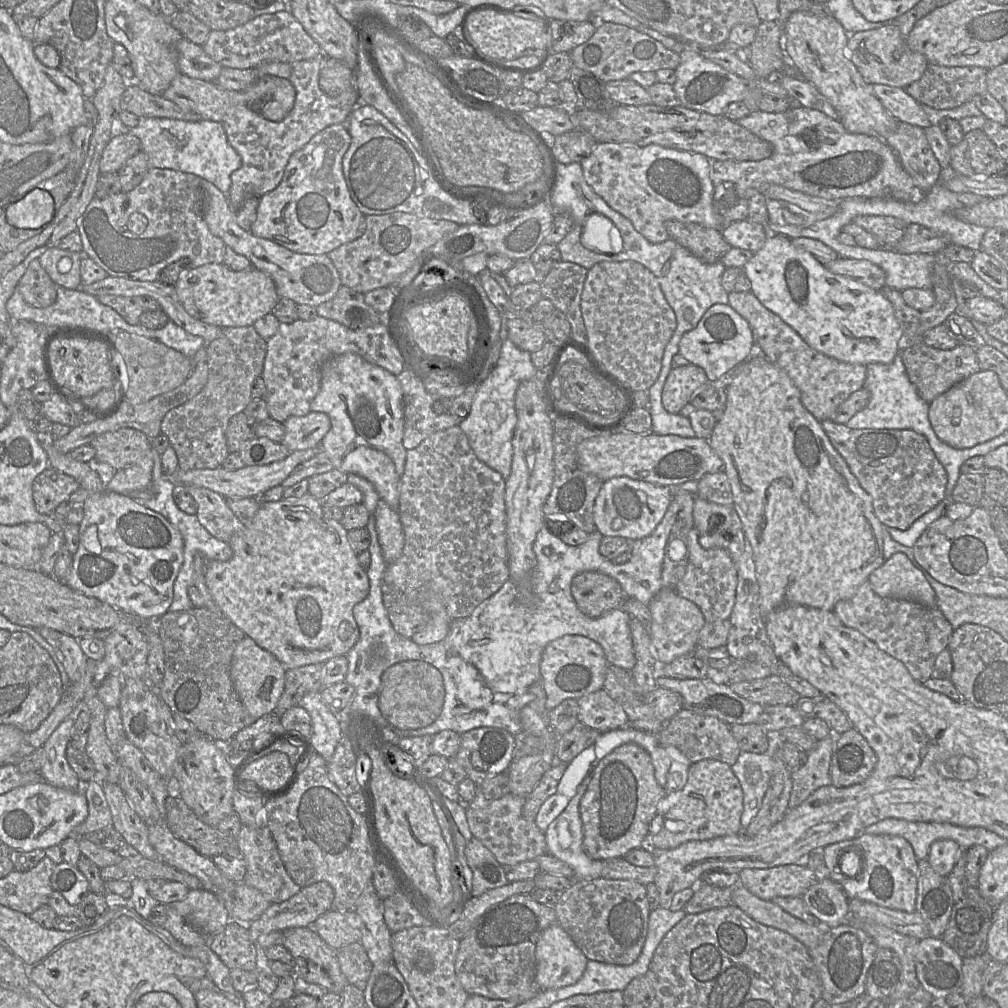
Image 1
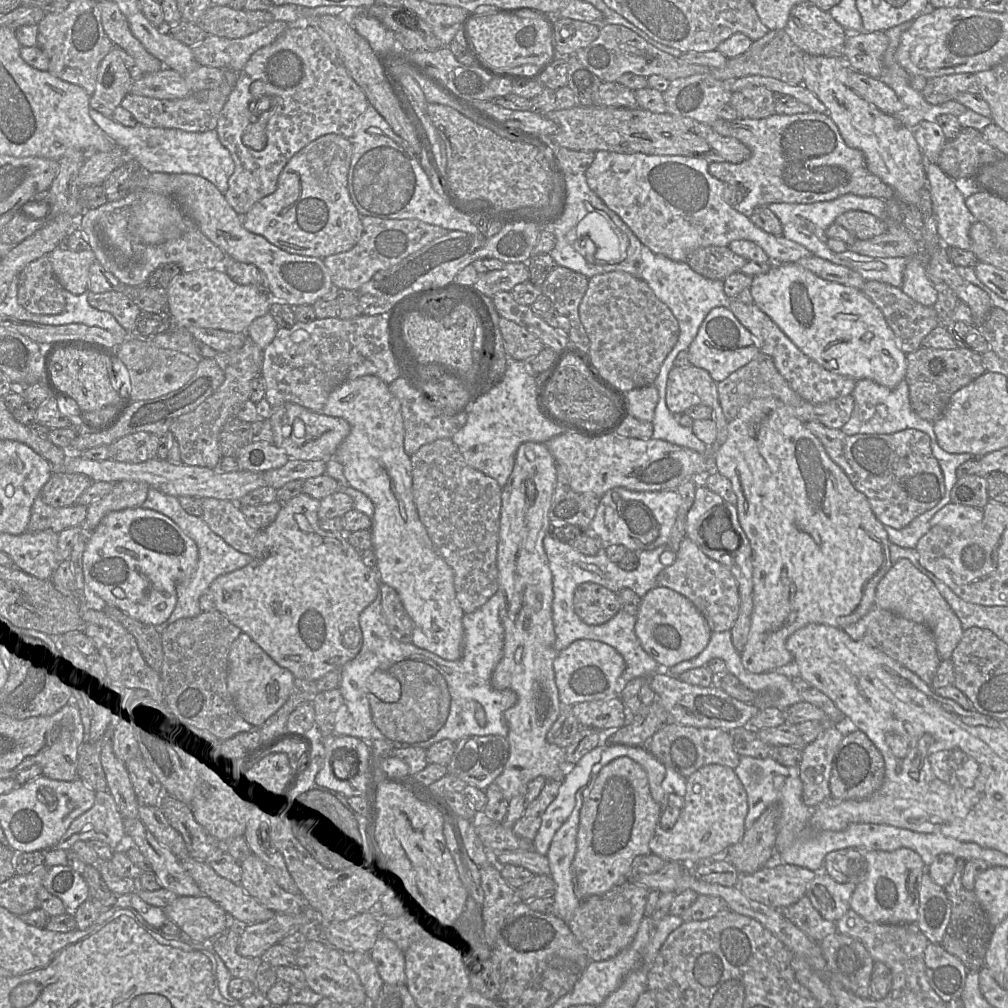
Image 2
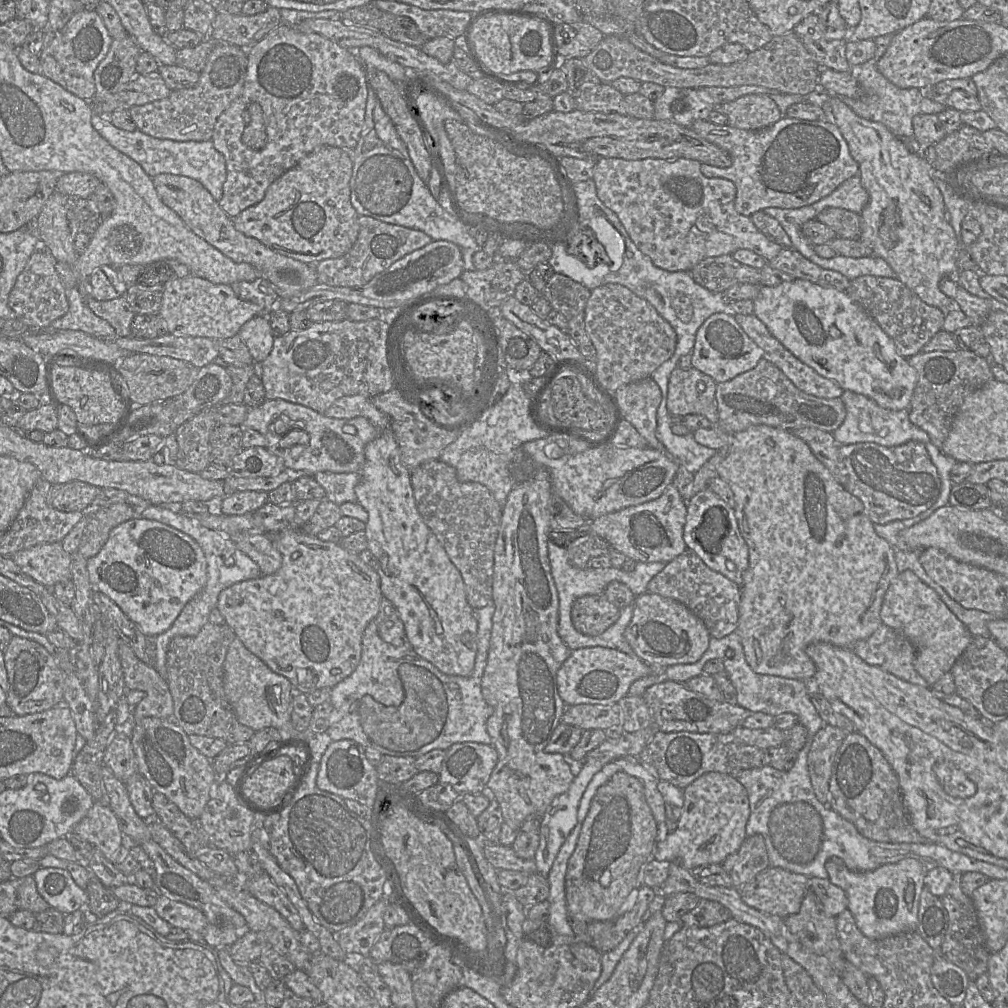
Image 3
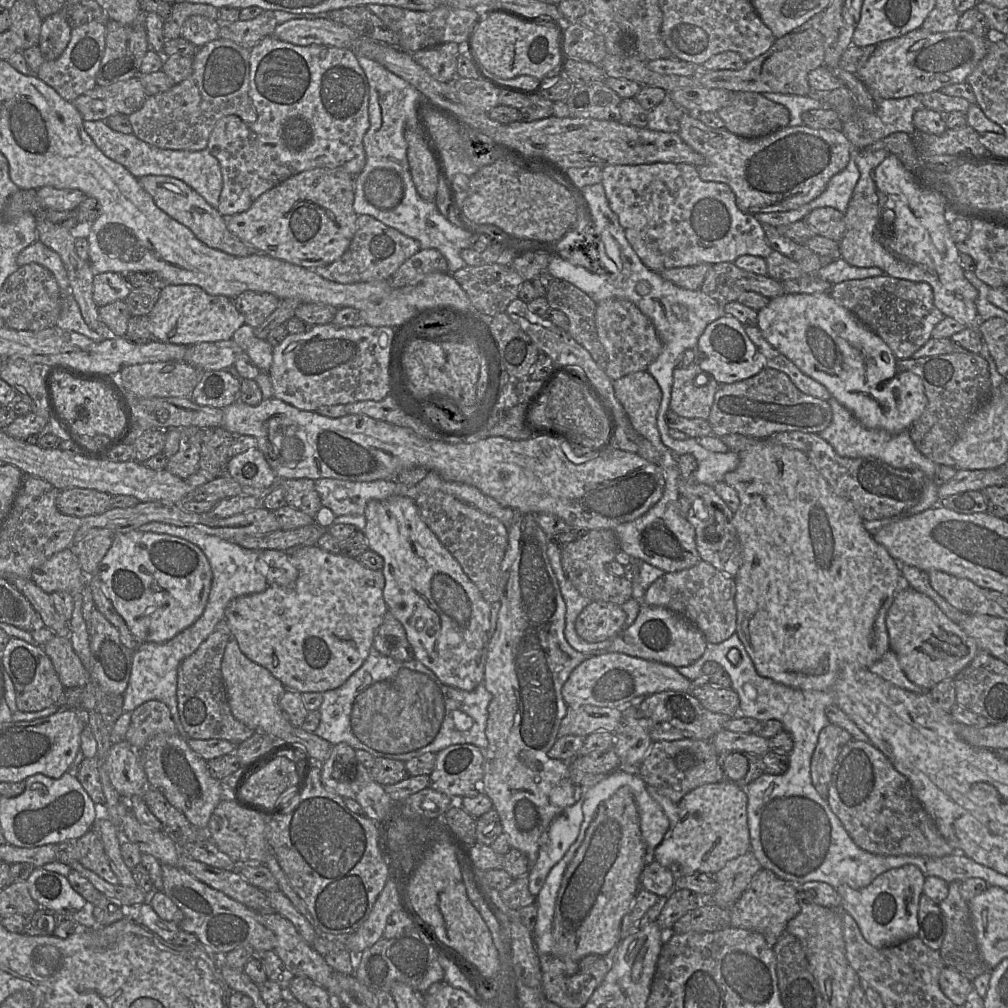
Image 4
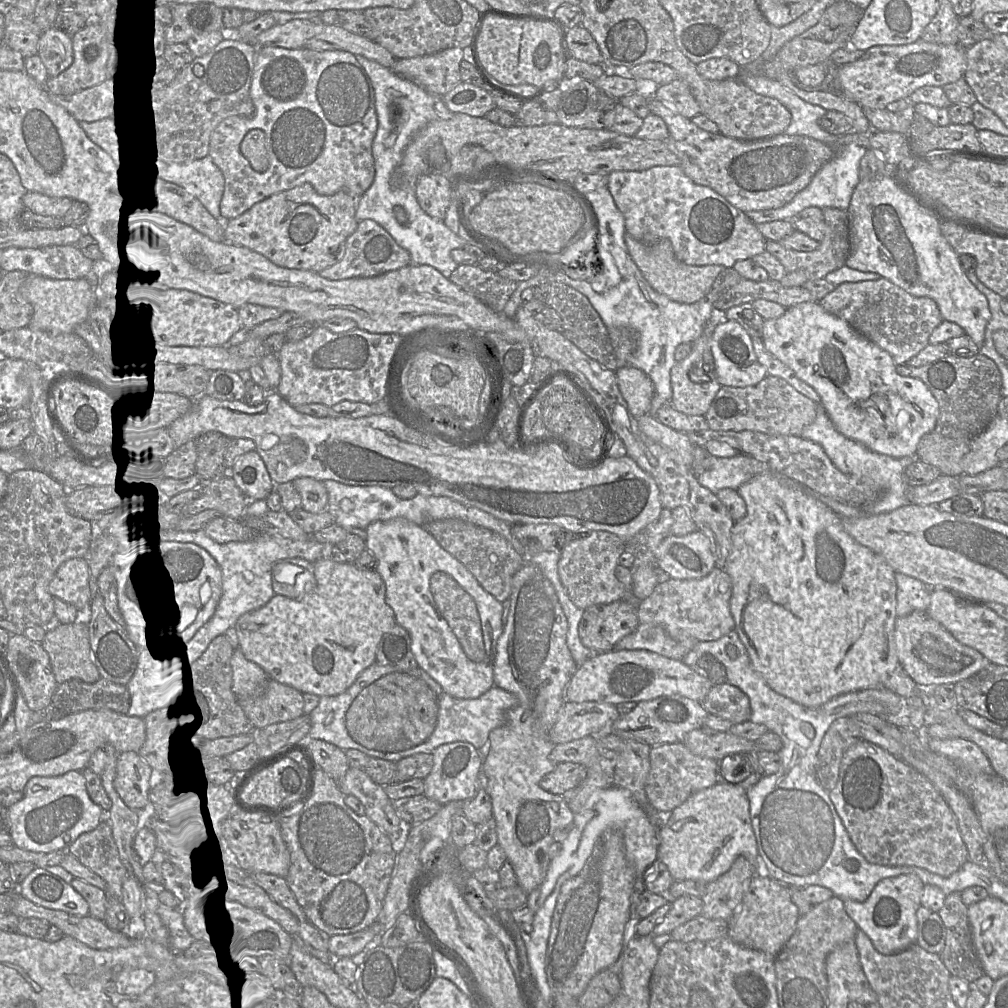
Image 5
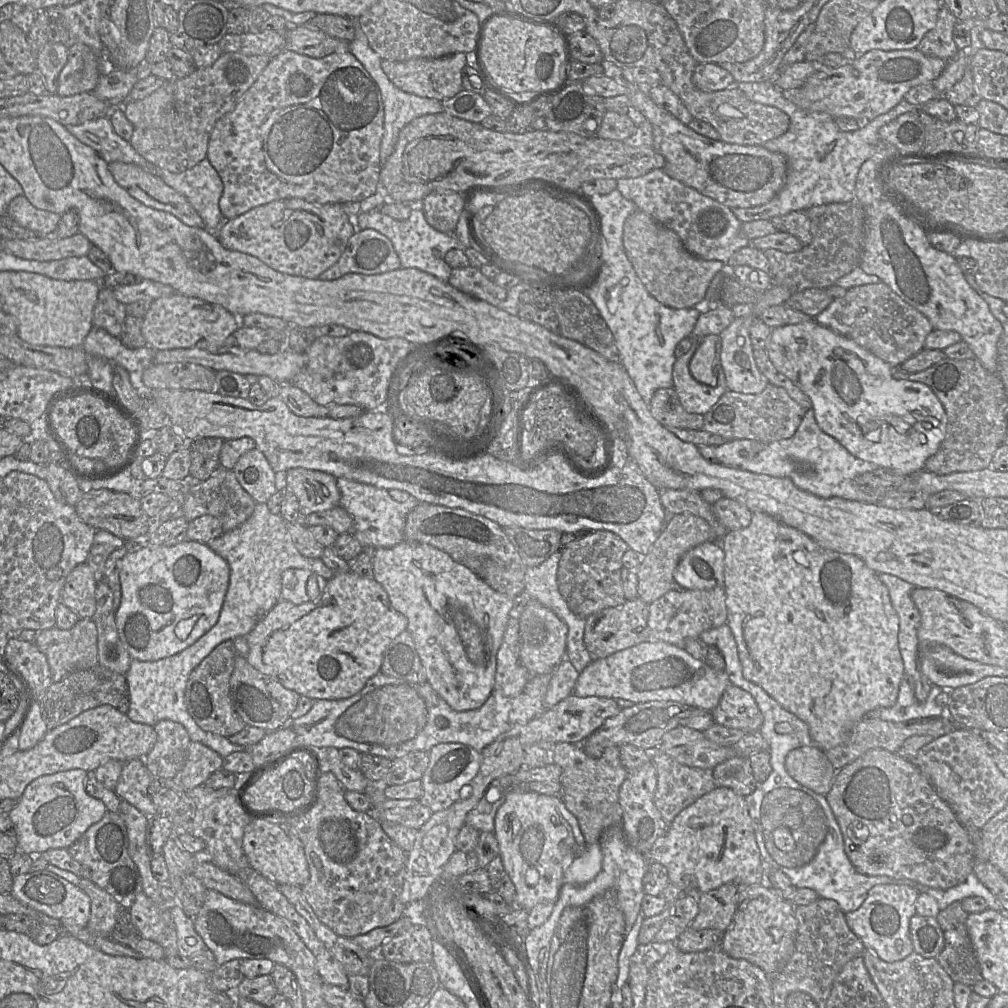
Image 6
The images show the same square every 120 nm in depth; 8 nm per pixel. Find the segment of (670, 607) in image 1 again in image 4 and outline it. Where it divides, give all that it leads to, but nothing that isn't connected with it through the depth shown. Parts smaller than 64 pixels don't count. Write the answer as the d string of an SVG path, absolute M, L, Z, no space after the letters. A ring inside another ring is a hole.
M634 586L634 597L639 600L641 602L641 607L640 607L640 611L639 614L636 618L636 620L633 622L633 624L631 626L629 626L628 628L624 629L623 631L621 631L613 640L612 644L605 650L594 650L592 652L587 652L587 653L594 653L594 655L598 655L598 654L602 654L602 653L607 653L607 652L618 652L618 653L624 653L630 656L634 656L634 657L639 657L642 659L646 659L646 660L652 660L652 661L657 661L657 662L661 662L664 664L668 664L671 665L675 668L681 667L681 666L688 666L692 663L694 663L695 661L697 661L705 652L706 647L707 647L707 641L704 637L704 634L699 630L699 628L697 626L695 626L692 622L690 622L688 619L686 619L684 616L677 614L665 607L660 607L660 606L649 606L647 604L645 604L643 602L643 595L644 595L645 591L637 591L637 589Z

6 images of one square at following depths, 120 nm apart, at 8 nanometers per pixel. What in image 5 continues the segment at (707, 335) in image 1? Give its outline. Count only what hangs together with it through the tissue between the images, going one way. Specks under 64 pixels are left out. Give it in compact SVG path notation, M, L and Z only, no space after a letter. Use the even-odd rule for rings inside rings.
M735 320L720 321L713 330L711 352L714 359L714 372L721 386L746 387L762 381L768 374L759 363L752 345L752 338Z

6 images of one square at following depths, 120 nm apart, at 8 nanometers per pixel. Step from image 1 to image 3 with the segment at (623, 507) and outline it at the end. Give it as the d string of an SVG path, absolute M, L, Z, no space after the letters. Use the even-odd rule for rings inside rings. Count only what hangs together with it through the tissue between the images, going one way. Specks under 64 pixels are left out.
M671 483L663 494L654 500L591 520L589 530L605 539L612 549L637 562L669 563L687 549L683 538L686 515L687 501L682 498L676 485Z

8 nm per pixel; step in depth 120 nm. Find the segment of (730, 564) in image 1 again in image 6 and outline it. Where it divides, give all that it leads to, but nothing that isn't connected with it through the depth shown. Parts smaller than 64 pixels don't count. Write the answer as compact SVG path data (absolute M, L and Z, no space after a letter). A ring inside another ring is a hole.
M723 584L708 590L674 587L649 604L650 640L659 640L684 648L688 639L698 638L702 632L727 623L725 600L726 592Z

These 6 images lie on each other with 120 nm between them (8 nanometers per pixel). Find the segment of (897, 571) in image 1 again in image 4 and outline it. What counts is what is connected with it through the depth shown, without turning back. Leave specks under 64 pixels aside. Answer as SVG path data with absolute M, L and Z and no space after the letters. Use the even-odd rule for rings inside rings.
M902 584L886 614L890 649L896 654L907 678L930 690L943 680L954 680L975 657L979 647L975 639L952 621L928 596Z

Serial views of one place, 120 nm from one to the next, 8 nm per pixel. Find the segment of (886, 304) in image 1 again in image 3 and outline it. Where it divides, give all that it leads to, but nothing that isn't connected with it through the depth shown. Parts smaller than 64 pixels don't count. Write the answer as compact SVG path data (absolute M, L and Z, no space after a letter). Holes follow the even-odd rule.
M793 279L777 286L761 285L757 297L752 301L753 314L800 361L821 376L835 381L843 390L865 395L886 409L895 411L908 409L909 416L911 398L918 381L916 369L898 353L892 338L873 317L846 292L825 288L808 280Z

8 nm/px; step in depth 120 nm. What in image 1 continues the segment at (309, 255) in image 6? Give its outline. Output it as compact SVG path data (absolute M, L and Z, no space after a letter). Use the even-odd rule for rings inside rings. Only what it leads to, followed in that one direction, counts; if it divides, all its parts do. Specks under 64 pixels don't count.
M334 124L294 152L280 184L260 197L251 232L293 252L312 255L327 255L362 236L365 215L352 200L343 173L343 157L350 144L346 124Z

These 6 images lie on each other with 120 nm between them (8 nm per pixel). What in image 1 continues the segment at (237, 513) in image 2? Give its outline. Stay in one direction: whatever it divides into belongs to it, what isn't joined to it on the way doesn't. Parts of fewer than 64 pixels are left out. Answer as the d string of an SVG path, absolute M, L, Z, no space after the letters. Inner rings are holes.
M202 487L185 488L197 503L199 522L213 537L228 543L243 530L244 524L234 515L222 495Z

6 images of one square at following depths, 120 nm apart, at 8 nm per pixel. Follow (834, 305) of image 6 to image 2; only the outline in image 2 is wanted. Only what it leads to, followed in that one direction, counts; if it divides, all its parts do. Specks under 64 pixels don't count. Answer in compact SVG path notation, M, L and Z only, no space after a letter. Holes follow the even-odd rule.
M869 280L865 282L861 290L882 311L888 326L898 341L900 349L905 354L914 352L922 347L922 340L940 325L937 312L933 306L924 306L916 302L905 294L900 287Z

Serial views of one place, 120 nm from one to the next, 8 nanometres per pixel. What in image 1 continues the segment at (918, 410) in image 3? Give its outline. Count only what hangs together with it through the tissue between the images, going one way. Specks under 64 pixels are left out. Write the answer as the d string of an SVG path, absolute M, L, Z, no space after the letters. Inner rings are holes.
M921 342L903 350L901 357L909 380L919 396L928 404L957 383L981 370L976 350L964 344L958 344L953 349L942 350Z

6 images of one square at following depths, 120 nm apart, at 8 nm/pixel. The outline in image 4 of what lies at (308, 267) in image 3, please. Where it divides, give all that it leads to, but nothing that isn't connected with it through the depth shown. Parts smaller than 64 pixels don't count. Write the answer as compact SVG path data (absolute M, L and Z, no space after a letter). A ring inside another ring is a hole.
M162 175L142 176L138 180L143 189L163 212L189 228L197 239L208 247L236 257L246 257L255 252L251 246L230 232L227 228L227 219L185 182Z

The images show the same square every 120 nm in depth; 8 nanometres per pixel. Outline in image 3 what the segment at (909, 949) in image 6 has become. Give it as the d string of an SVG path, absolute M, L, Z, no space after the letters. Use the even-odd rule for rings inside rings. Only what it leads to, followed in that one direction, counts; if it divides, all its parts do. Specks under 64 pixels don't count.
M832 856L825 862L832 884L844 890L847 908L852 913L859 930L870 939L882 939L908 931L917 931L921 891L927 870L915 858L904 858L885 864L872 871L852 871L844 861Z

